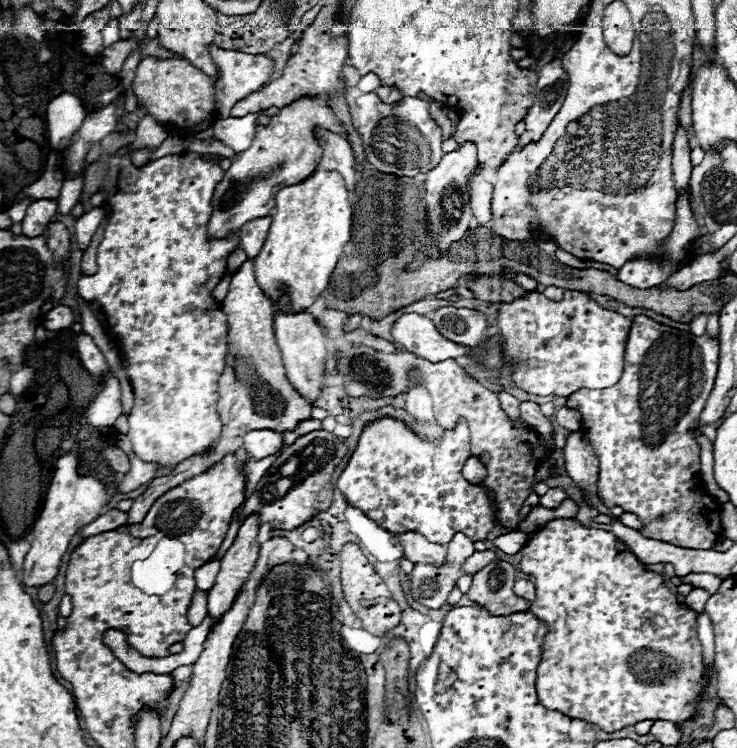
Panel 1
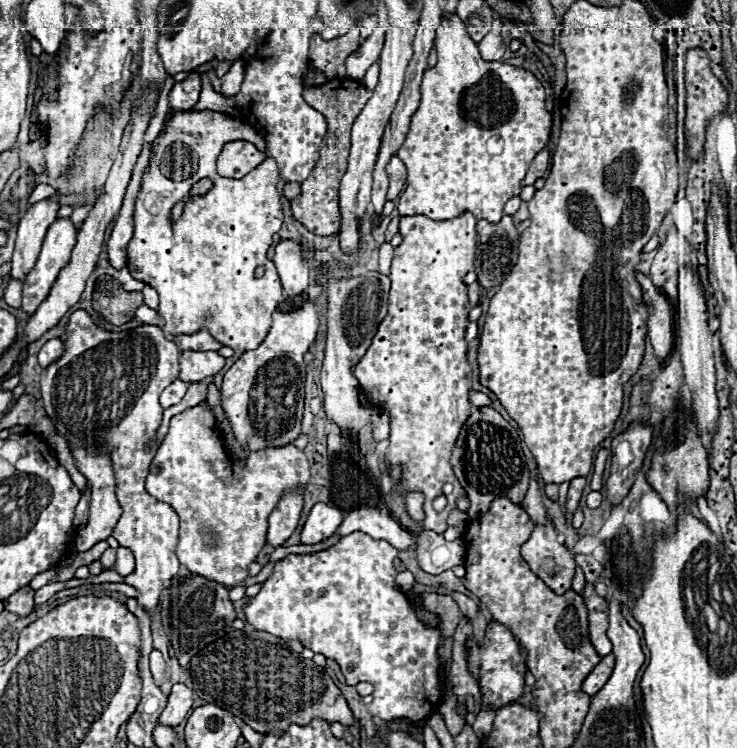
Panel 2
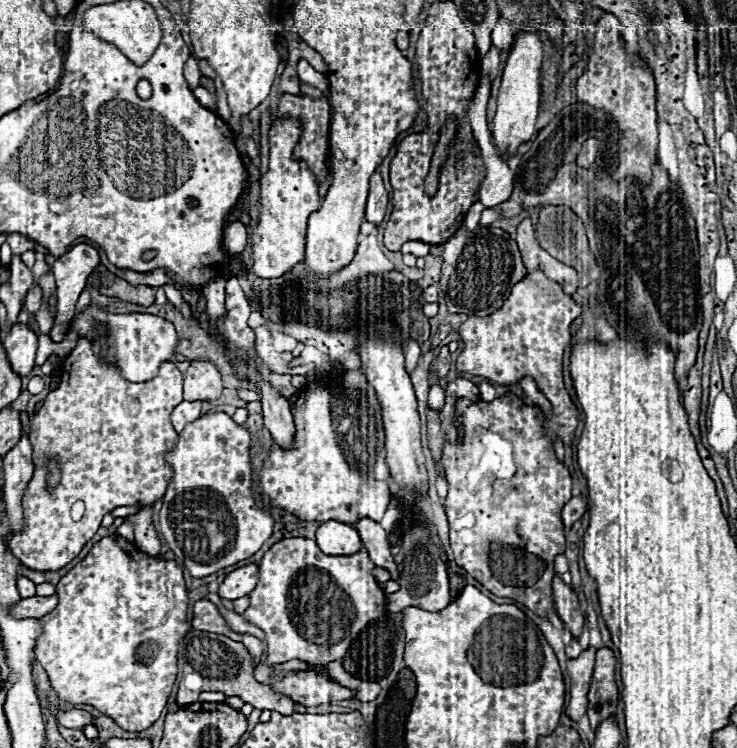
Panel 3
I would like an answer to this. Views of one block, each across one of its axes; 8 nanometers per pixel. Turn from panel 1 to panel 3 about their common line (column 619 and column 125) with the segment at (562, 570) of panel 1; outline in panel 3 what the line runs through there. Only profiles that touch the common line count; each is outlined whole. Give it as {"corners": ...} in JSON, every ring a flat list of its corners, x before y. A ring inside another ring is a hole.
{"corners":[[112,534,96,542,86,558,60,578,56,596,56,608,40,618,42,634,36,640,34,652,46,668,58,698,104,710,104,716,128,732,150,728,160,718,176,682,178,642,188,632,188,590,182,568,174,560,148,556,132,542]]}

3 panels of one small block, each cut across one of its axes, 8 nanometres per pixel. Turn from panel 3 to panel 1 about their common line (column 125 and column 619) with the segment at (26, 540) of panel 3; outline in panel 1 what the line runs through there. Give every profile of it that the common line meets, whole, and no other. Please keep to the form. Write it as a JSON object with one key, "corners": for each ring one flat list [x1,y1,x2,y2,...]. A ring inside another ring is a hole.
{"corners":[[636,316,632,318,628,332,622,378,610,388,582,388,568,396,566,404,576,406,582,412,582,430,588,434,600,462,596,482,598,498,608,508,622,506,626,512,642,518,642,522,646,522,646,528,642,530,646,538,696,550,710,550,718,540,720,504,702,488,698,477,700,446,694,440,694,424,714,388,718,358,718,340,710,340,706,334,696,338,690,332,654,322,648,316],[660,514,668,514,668,518,658,520]]}

